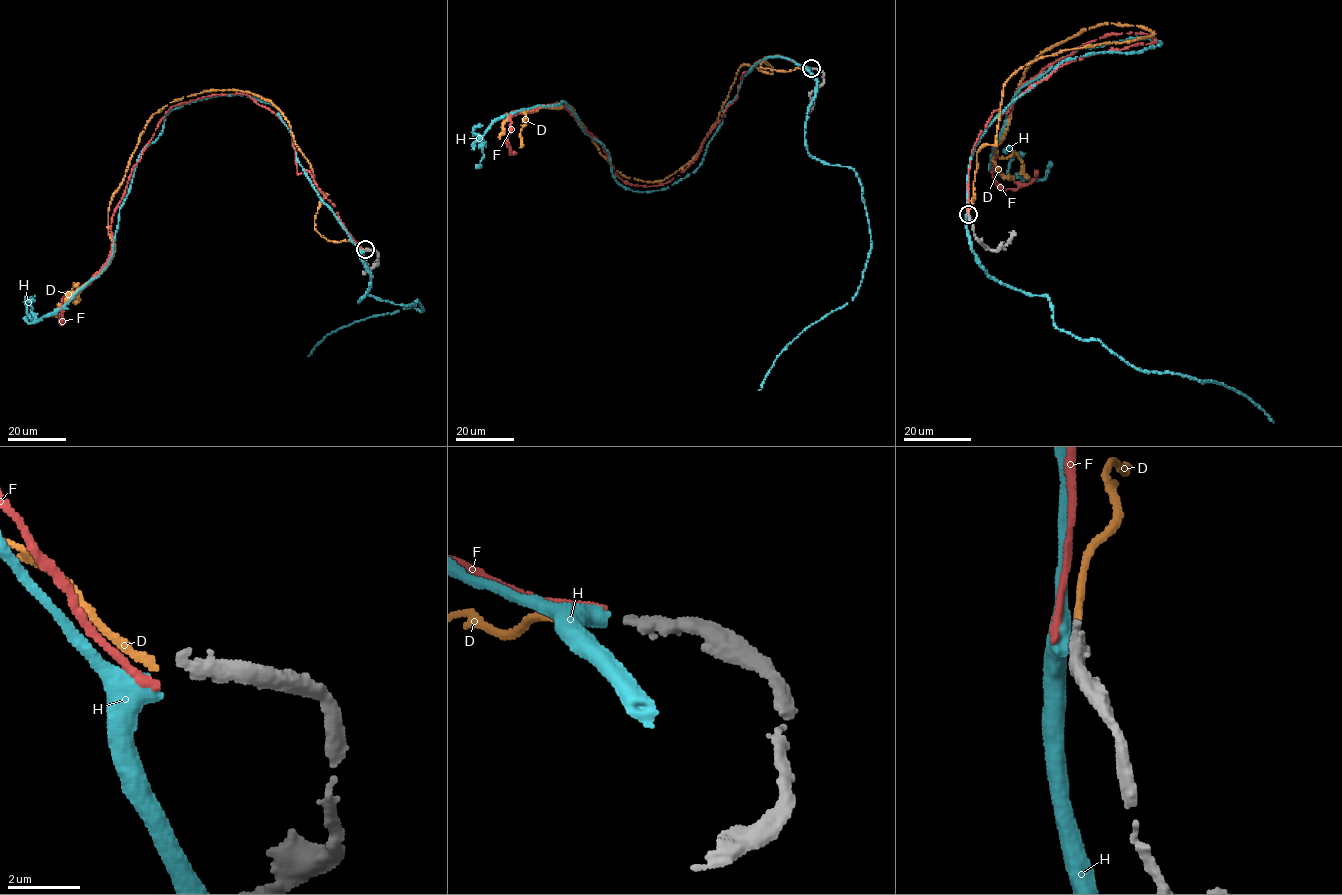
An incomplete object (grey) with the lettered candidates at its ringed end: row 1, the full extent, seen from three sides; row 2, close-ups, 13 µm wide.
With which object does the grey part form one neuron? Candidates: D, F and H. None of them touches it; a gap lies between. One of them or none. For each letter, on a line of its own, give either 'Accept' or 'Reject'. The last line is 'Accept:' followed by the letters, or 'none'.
D: Accept
F: Reject
H: Reject
Accept: D

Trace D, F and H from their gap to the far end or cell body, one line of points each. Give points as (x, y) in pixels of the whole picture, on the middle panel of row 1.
D: (809, 68), (741, 66), (697, 153), (663, 179), (624, 176), (566, 104), (508, 113), (499, 139)
F: (809, 67), (776, 55), (753, 64), (696, 159), (654, 185), (626, 183), (558, 103), (510, 115), (515, 153)
H: (809, 68), (780, 56), (753, 67), (702, 164), (669, 188), (626, 189), (562, 102), (496, 118), (475, 166)

